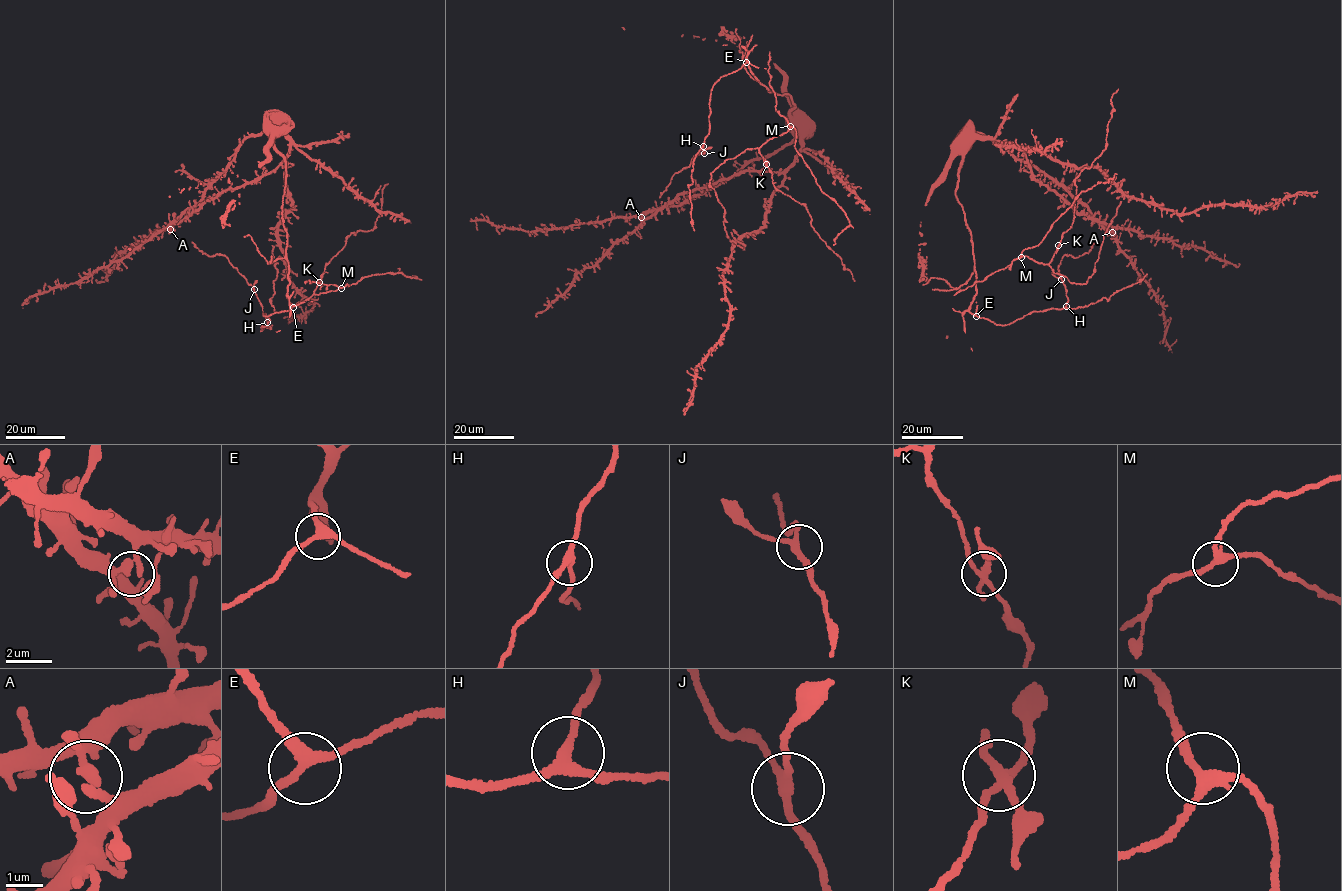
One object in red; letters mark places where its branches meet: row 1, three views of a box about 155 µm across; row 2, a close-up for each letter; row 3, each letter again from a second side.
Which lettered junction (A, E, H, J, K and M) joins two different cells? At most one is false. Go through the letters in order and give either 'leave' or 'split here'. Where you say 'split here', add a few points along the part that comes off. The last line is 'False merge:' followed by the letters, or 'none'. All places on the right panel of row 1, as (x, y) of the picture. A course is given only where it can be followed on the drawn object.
A: leave
E: leave
H: leave
J: leave
K: split here
M: leave
False merge: K

